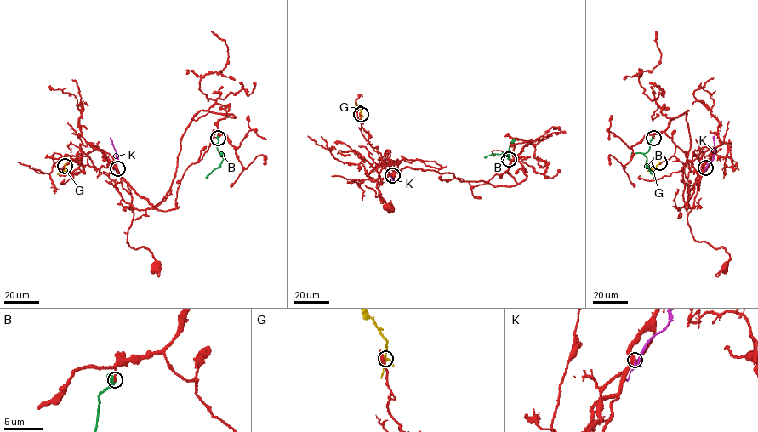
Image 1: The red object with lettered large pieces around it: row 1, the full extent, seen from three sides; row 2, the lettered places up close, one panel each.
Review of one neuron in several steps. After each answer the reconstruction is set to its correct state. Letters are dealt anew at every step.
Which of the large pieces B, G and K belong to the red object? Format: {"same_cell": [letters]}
{"same_cell": ["B"]}

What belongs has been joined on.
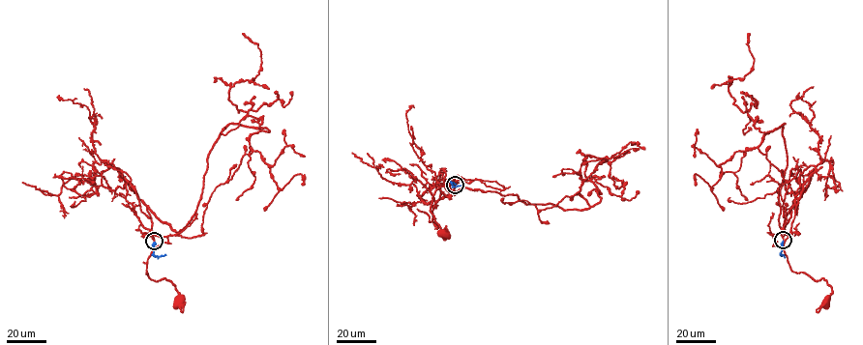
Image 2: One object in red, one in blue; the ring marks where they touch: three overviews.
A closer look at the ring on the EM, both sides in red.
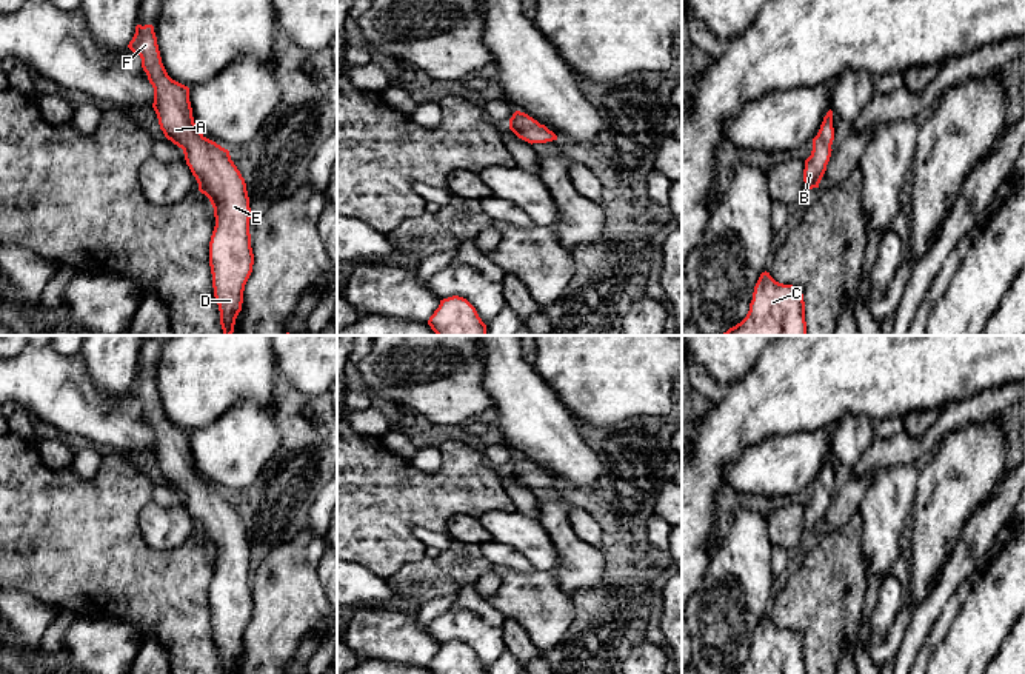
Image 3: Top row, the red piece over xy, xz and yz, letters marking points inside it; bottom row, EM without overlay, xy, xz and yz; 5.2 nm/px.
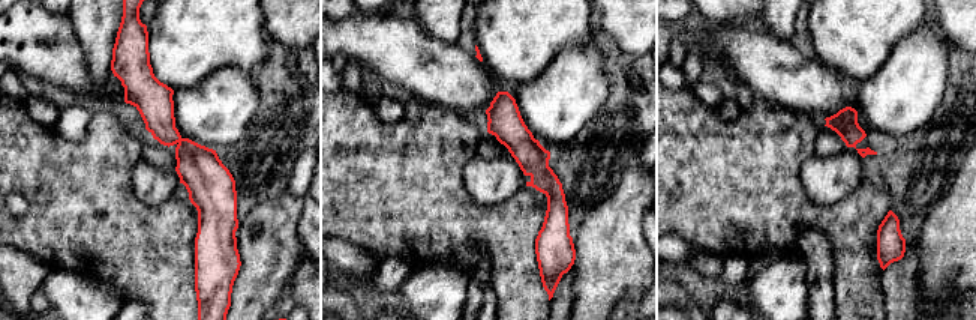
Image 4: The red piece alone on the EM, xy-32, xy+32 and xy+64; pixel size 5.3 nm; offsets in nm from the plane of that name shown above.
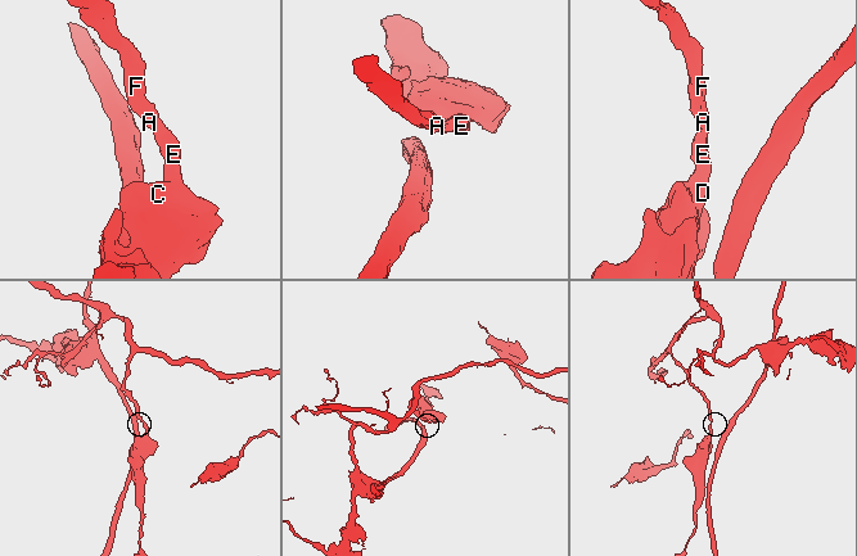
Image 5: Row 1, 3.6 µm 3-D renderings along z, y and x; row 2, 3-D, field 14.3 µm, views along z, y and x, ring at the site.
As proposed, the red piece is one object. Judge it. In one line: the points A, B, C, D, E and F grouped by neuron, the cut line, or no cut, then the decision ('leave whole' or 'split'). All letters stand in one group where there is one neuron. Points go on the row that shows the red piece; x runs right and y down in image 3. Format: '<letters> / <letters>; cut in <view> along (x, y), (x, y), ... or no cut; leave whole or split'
A B C D E F; no cut; leave whole

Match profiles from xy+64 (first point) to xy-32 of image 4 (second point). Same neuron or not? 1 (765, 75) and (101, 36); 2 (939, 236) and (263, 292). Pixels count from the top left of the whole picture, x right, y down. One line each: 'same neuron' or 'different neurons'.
1: different neurons
2: same neuron

